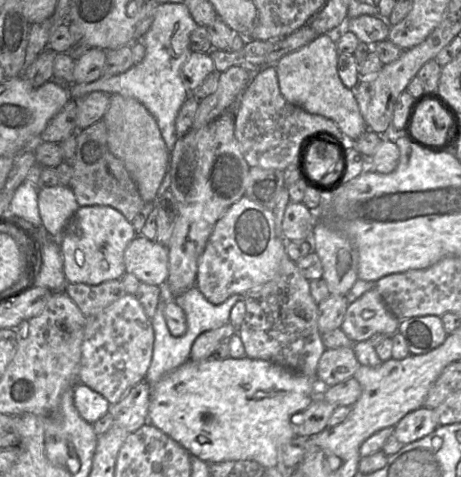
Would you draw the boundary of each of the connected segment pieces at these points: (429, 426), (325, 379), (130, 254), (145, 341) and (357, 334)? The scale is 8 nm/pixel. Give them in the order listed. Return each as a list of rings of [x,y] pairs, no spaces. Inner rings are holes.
[[[420,407],[406,414],[394,427],[393,435],[403,445],[419,440],[438,427],[434,409]]]
[[[353,348],[326,349],[319,360],[316,379],[321,388],[335,386],[353,377],[359,366]]]
[[[136,235],[124,251],[126,273],[133,274],[141,283],[162,287],[168,278],[168,248],[156,240]]]
[[[125,294],[99,314],[87,318],[79,383],[101,394],[115,405],[136,384],[146,379],[154,344],[151,320],[134,295]]]
[[[372,288],[348,305],[340,329],[357,343],[376,333],[391,337],[398,332],[399,324],[380,294]]]

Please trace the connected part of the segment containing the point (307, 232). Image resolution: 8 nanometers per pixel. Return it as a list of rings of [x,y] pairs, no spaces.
[[[302,202],[289,203],[282,220],[282,232],[288,241],[309,240],[315,226],[314,213]]]

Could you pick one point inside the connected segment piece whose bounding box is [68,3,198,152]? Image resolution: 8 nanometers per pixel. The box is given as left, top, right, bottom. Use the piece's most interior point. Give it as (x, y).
(155, 82)

